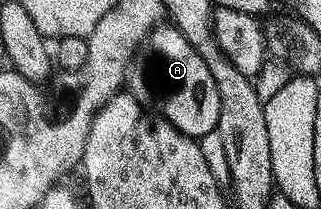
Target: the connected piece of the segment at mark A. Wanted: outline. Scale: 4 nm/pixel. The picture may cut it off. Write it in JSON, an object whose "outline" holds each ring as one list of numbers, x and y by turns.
{"outline":[[160,26,153,29,147,35,147,39,139,45,139,51,132,56,131,66,125,73,125,88,144,110,151,110,156,104,163,111,160,112,162,119,168,120,172,126,187,136,202,138,205,134,218,129,219,99,213,74,209,74,209,66,201,62,201,54,197,54,195,47,174,26]]}

